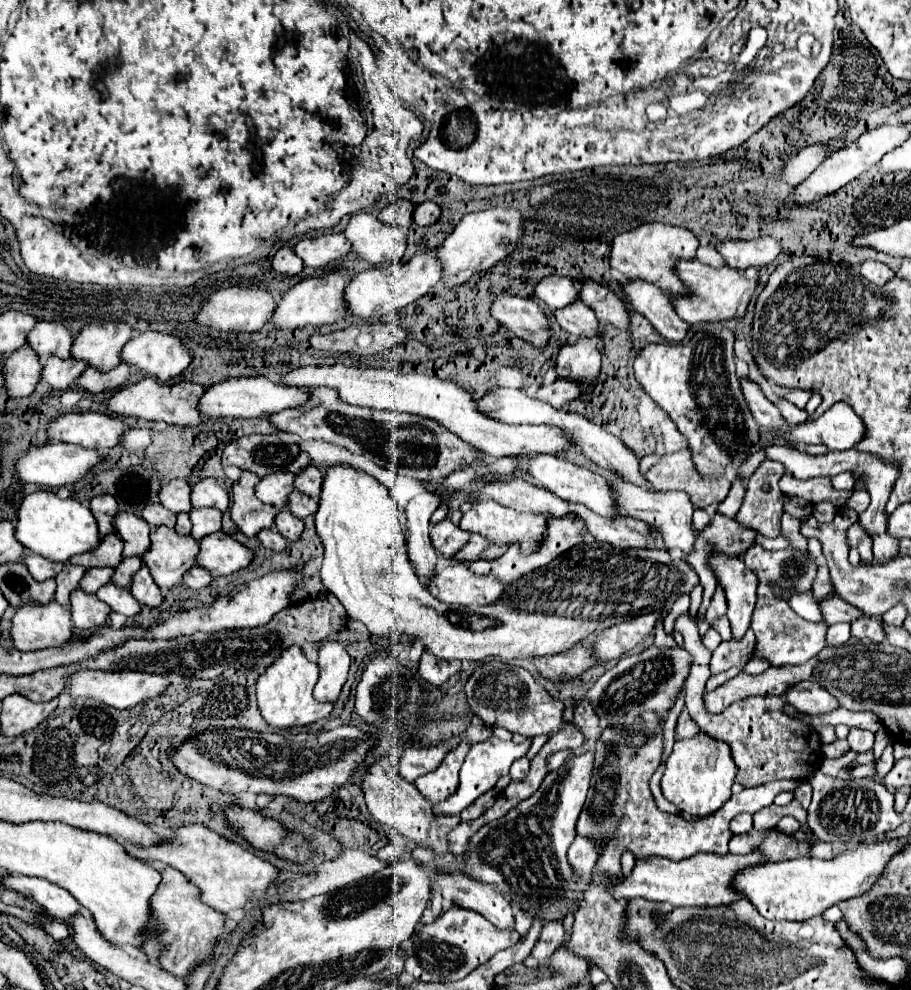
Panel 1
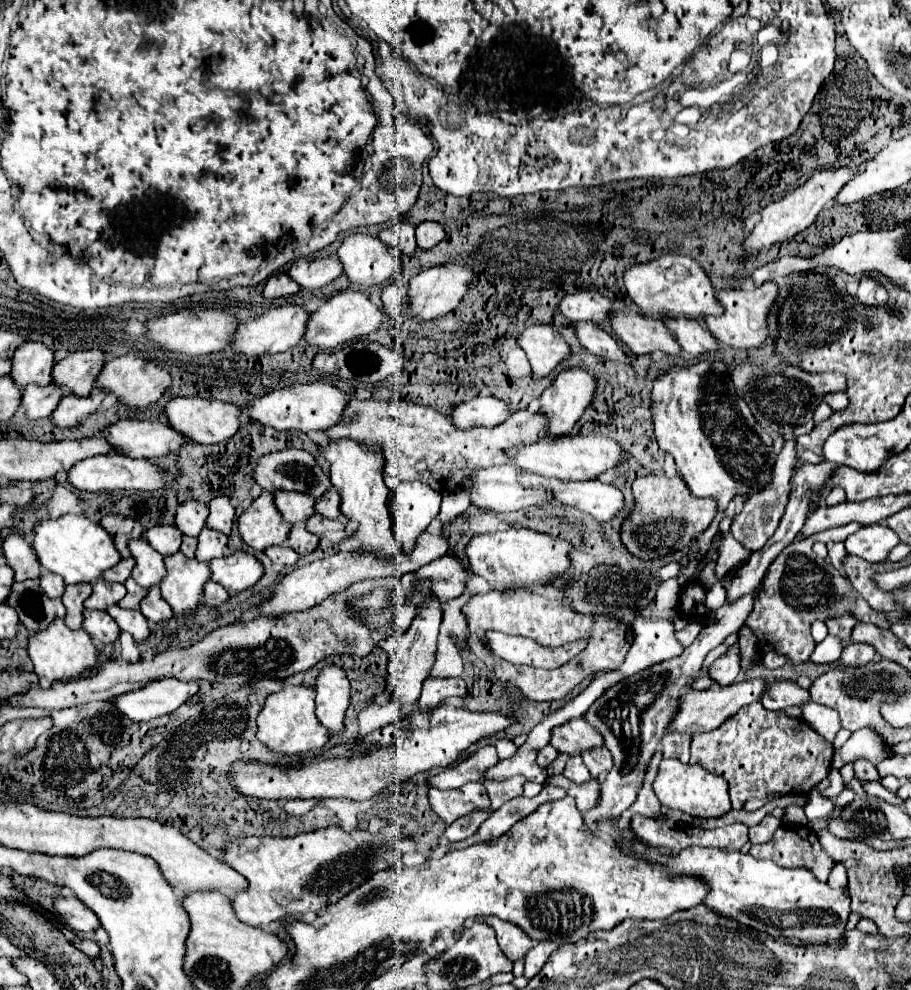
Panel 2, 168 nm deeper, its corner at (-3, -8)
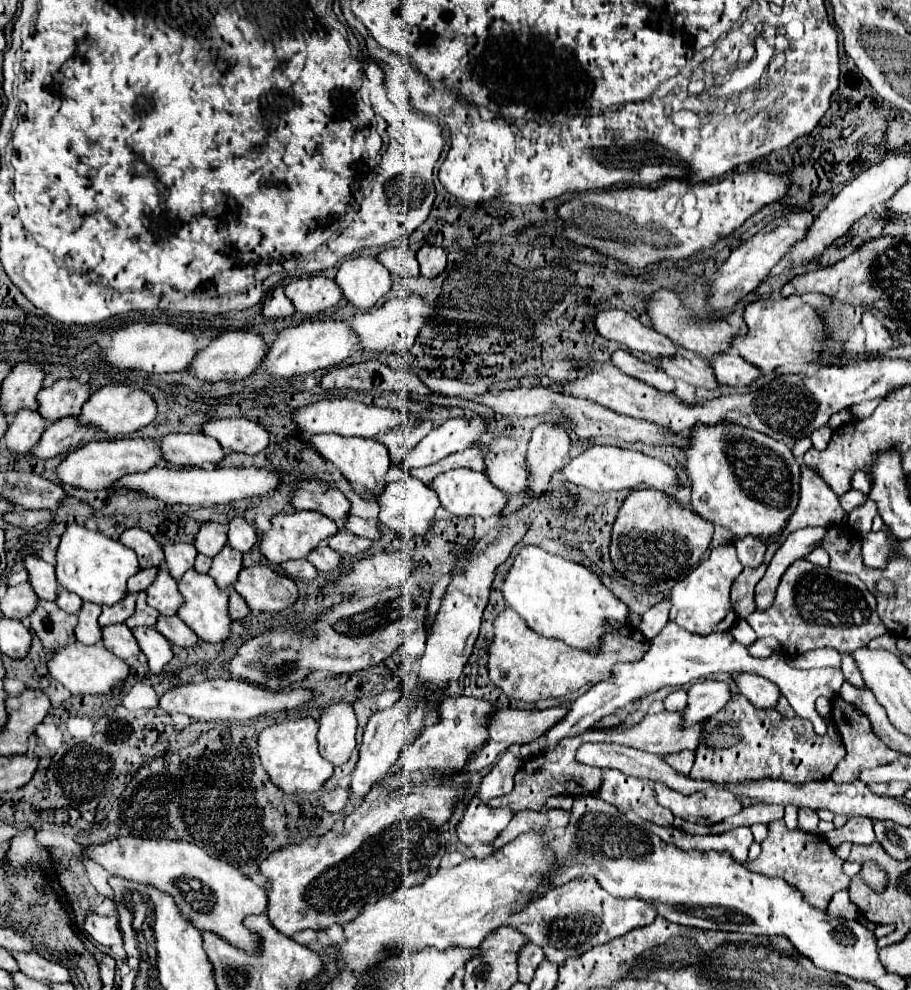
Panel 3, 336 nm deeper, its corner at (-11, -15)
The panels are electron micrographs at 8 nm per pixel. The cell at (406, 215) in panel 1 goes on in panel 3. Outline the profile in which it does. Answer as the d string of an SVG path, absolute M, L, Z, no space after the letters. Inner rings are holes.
M385 249L377 257L391 273L391 277L417 277L419 265L411 249Z

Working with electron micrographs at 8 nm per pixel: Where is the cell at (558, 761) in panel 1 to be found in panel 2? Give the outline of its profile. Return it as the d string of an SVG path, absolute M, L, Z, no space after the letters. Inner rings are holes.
M579 754L572 756L568 760L563 775L577 783L587 782L591 779L591 775Z

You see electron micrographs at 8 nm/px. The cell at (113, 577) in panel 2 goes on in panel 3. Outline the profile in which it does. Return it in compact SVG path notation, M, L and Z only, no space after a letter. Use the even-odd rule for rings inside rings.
M151 567L151 569L141 569L139 575L133 575L133 577L127 581L129 593L145 591L145 589L155 581L155 575L157 575L157 573L159 573L159 571L157 571L155 567Z

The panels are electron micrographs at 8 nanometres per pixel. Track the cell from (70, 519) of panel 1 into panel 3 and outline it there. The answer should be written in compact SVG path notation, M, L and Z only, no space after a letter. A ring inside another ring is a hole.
M71 525L61 537L55 571L59 585L71 593L77 593L83 601L115 605L129 593L127 579L139 571L139 563L135 551L127 549L123 543L105 537L99 531L89 531L83 525Z

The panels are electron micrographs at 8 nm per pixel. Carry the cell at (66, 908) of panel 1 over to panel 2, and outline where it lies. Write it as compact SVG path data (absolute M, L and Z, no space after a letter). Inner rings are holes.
M57 896L53 908L73 932L93 932L99 928L99 918L73 896Z

